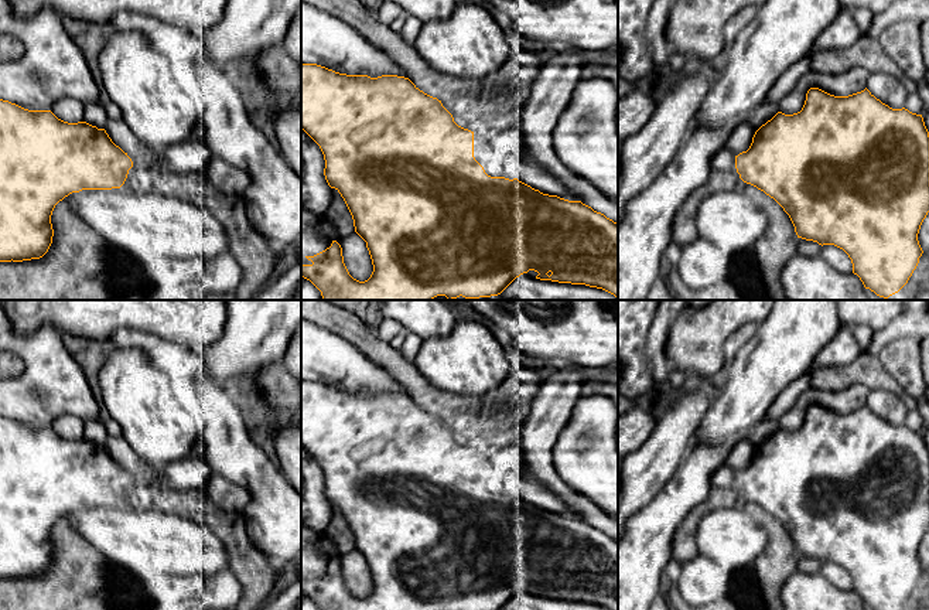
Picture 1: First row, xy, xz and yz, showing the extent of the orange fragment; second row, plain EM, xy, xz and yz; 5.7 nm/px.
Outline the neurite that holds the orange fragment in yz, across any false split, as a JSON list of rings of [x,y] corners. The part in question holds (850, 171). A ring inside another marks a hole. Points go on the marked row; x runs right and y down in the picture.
[[[810,88],[800,112],[793,115],[778,112],[755,132],[749,149],[735,156],[735,168],[744,183],[764,191],[783,208],[795,226],[797,238],[817,242],[822,246],[834,245],[843,249],[851,259],[853,273],[860,277],[865,289],[888,299],[908,283],[923,253],[918,234],[929,212],[929,132],[922,115],[912,113],[905,108],[892,109],[877,99],[867,88],[848,96],[834,96],[819,88]]]

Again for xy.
[[[0,99],[0,262],[42,258],[52,243],[51,215],[55,205],[82,190],[120,188],[132,167],[132,159],[112,142],[105,129],[86,122],[68,123],[51,110],[28,110]]]

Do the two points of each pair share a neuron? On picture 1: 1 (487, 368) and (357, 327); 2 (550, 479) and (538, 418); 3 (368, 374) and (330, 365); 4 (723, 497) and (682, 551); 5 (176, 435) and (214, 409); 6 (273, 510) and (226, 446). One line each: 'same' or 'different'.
1: different
2: same
3: same
4: same
5: different
6: same

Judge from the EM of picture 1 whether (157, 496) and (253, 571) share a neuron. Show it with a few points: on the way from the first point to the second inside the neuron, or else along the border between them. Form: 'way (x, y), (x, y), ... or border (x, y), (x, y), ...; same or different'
way (184, 501), (193, 503), (208, 514), (238, 544); same

